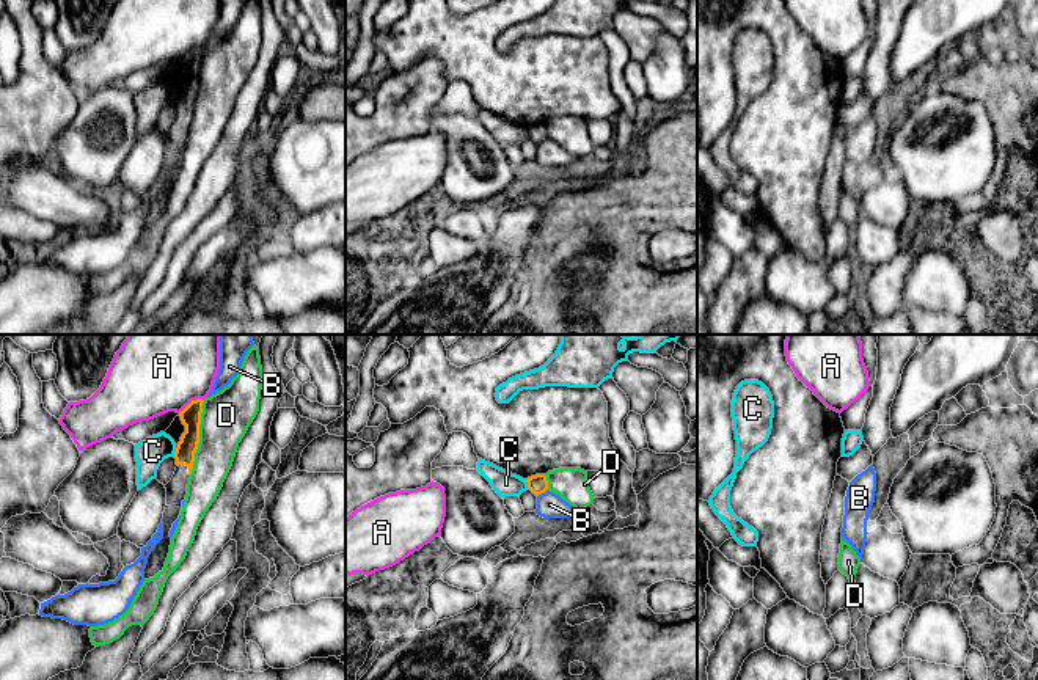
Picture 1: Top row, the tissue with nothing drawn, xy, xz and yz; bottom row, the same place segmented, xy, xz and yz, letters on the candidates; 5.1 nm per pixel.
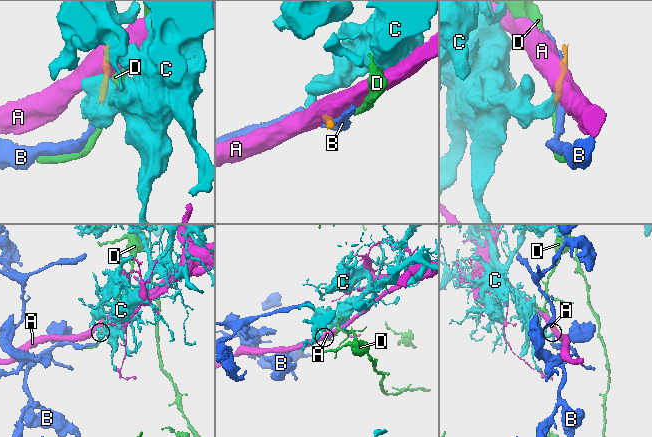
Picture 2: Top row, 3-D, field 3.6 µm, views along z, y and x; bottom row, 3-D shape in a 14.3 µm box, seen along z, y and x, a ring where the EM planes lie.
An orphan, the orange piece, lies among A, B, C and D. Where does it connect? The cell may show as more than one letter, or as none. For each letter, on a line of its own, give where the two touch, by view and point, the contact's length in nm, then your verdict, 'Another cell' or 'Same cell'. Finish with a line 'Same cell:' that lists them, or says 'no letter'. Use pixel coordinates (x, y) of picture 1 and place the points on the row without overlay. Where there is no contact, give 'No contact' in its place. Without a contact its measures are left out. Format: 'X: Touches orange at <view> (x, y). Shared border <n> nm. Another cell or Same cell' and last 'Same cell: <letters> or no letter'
A: Touches orange at xy (190, 51). Shared border 150 nm. Another cell
B: Touches orange at xz (542, 140). Shared border 70 nm. Another cell
C: Touches orange at xy (175, 101). Shared border 50 nm. Another cell
D: Touches orange at xy (198, 87). Shared border 400 nm. Another cell
Same cell: no letter

